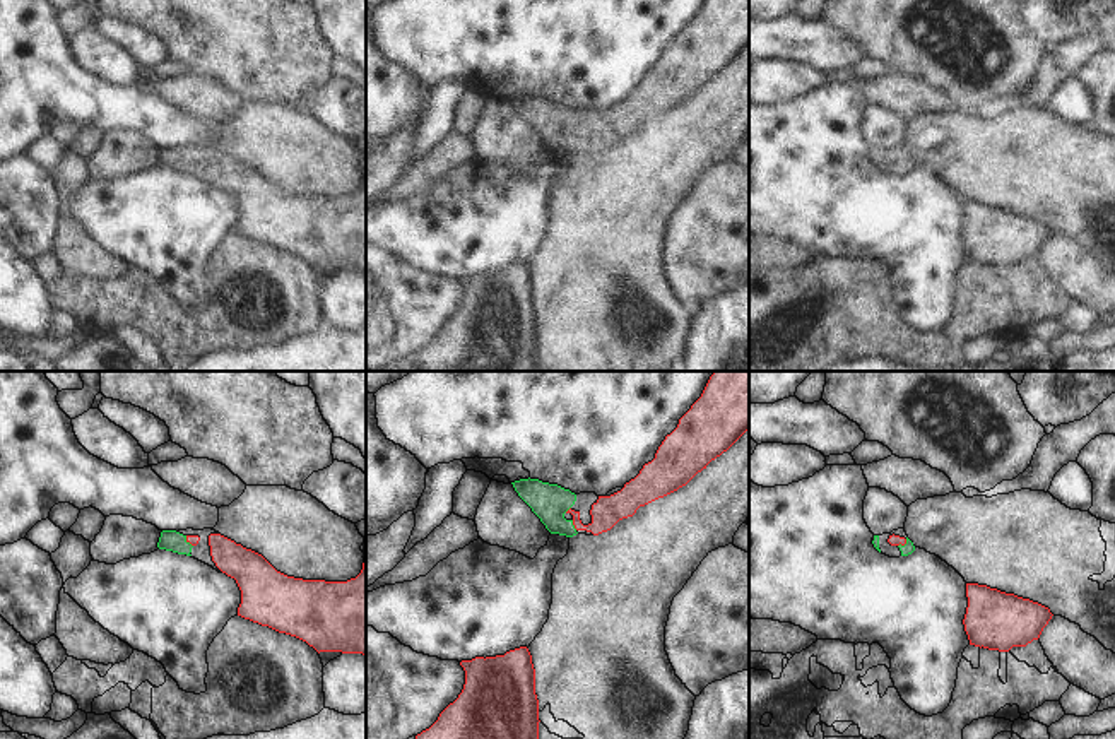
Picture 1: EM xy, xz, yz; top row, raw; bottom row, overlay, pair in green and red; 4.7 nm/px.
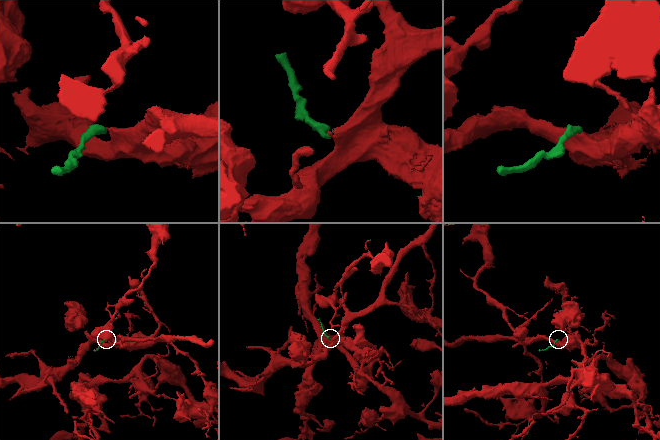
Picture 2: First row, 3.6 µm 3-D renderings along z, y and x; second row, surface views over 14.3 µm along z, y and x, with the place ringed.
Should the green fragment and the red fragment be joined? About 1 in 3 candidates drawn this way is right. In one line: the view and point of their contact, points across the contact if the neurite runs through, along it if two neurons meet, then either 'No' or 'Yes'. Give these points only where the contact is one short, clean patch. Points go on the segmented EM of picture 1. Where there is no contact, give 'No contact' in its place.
Touches green at xz (573, 526). Path across: xz (549, 502), (551, 512), (573, 526), (590, 527), (607, 510). Yes.

